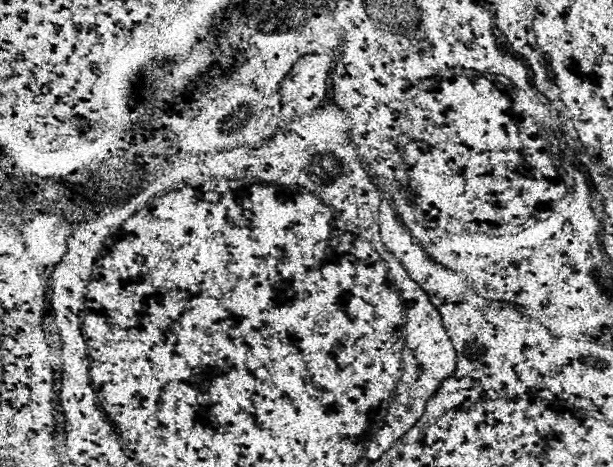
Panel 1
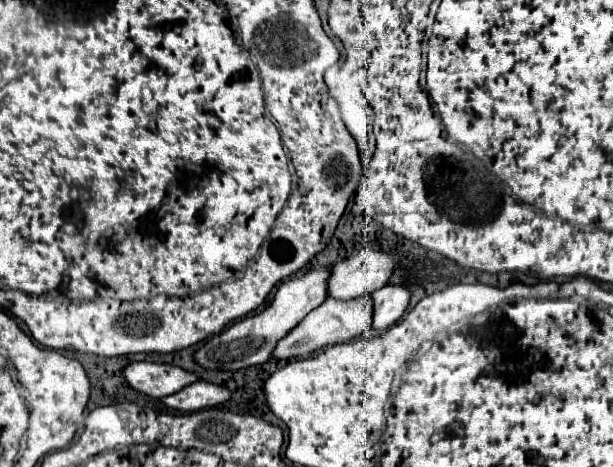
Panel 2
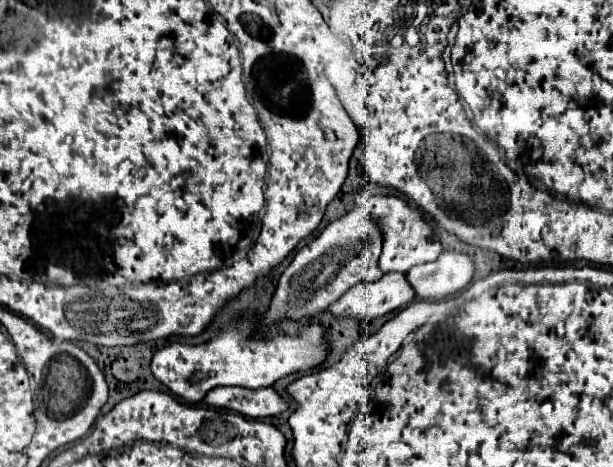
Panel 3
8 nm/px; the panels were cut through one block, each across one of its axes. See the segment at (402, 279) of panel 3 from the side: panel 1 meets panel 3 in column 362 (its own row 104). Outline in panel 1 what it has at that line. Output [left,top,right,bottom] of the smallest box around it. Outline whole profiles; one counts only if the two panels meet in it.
[280,54,332,118]

